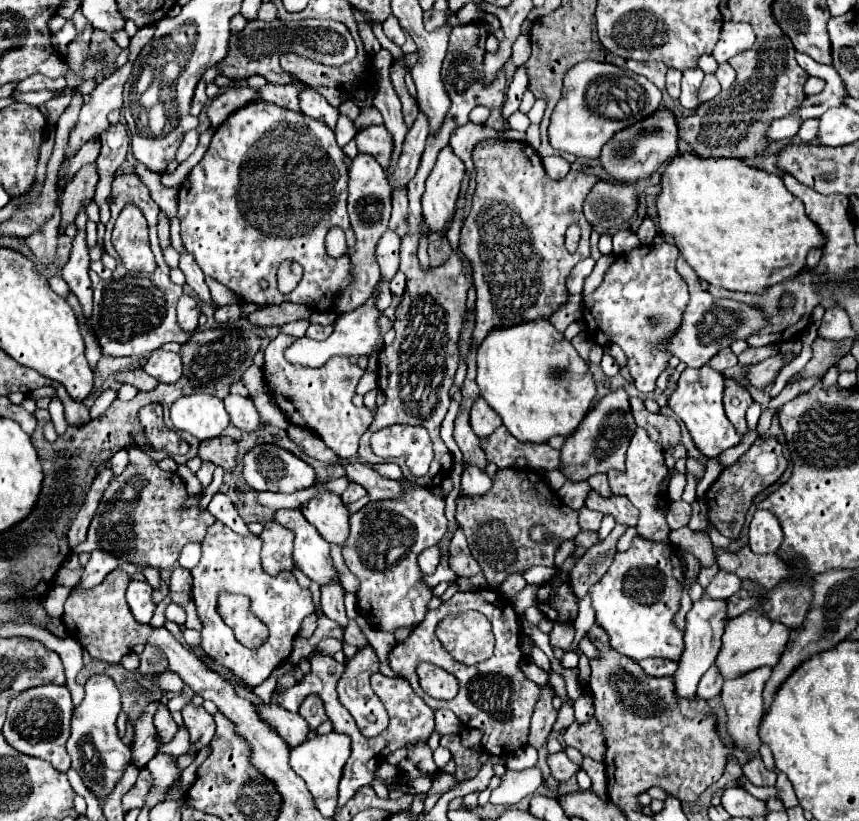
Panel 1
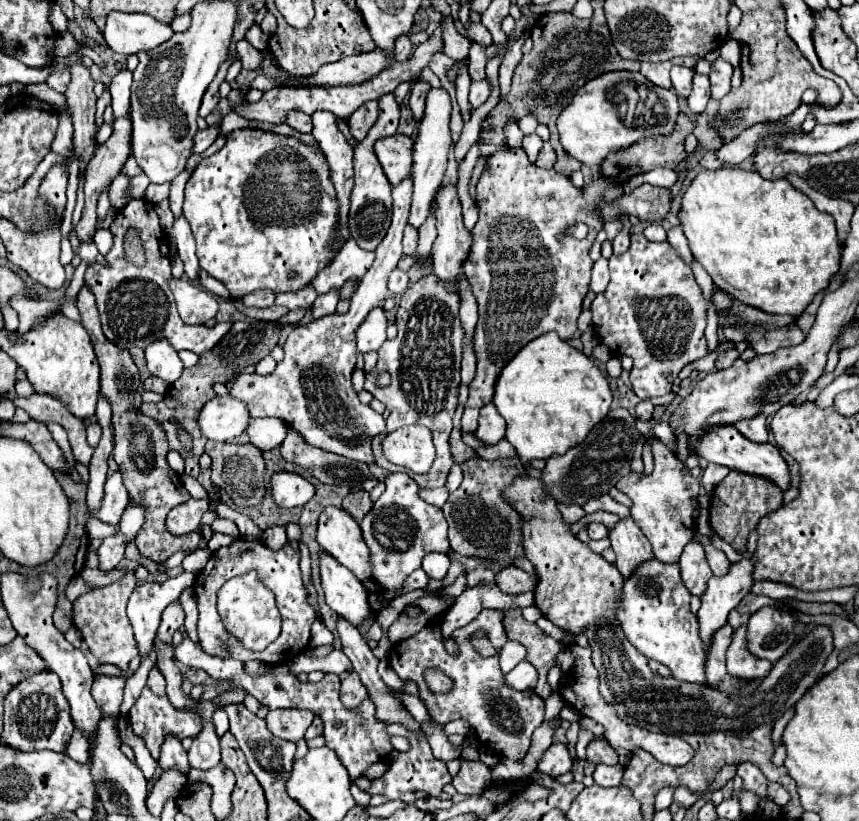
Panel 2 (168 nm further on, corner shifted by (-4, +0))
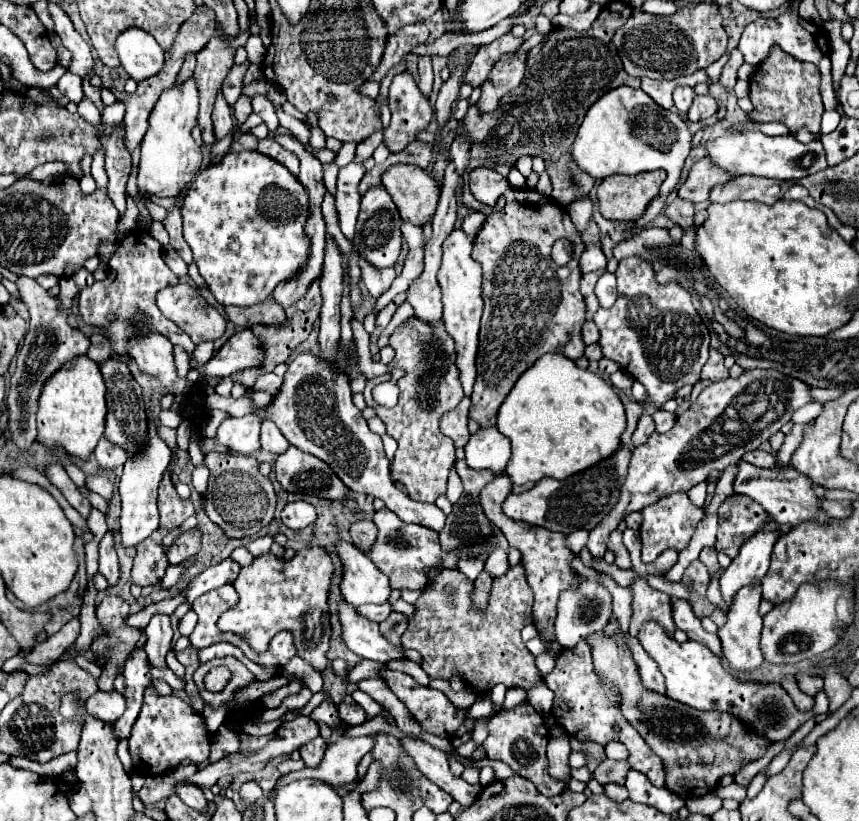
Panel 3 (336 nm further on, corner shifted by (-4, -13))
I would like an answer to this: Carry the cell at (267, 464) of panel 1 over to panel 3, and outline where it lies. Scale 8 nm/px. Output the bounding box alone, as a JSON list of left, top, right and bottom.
[282,501,316,529]

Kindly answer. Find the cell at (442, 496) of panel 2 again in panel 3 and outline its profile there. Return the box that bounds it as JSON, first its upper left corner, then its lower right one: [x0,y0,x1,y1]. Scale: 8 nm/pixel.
[208,353,446,531]

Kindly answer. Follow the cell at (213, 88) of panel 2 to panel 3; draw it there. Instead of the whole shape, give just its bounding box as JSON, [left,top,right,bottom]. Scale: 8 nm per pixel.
[194,31,250,145]

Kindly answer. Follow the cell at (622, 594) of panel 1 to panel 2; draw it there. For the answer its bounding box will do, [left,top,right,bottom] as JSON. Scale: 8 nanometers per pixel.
[616,558,706,684]

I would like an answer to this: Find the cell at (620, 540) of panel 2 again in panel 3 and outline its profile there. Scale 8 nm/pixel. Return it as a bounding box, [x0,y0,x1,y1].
[630,579,674,637]

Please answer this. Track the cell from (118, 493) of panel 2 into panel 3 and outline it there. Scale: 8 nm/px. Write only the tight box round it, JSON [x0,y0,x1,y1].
[100,531,120,587]

